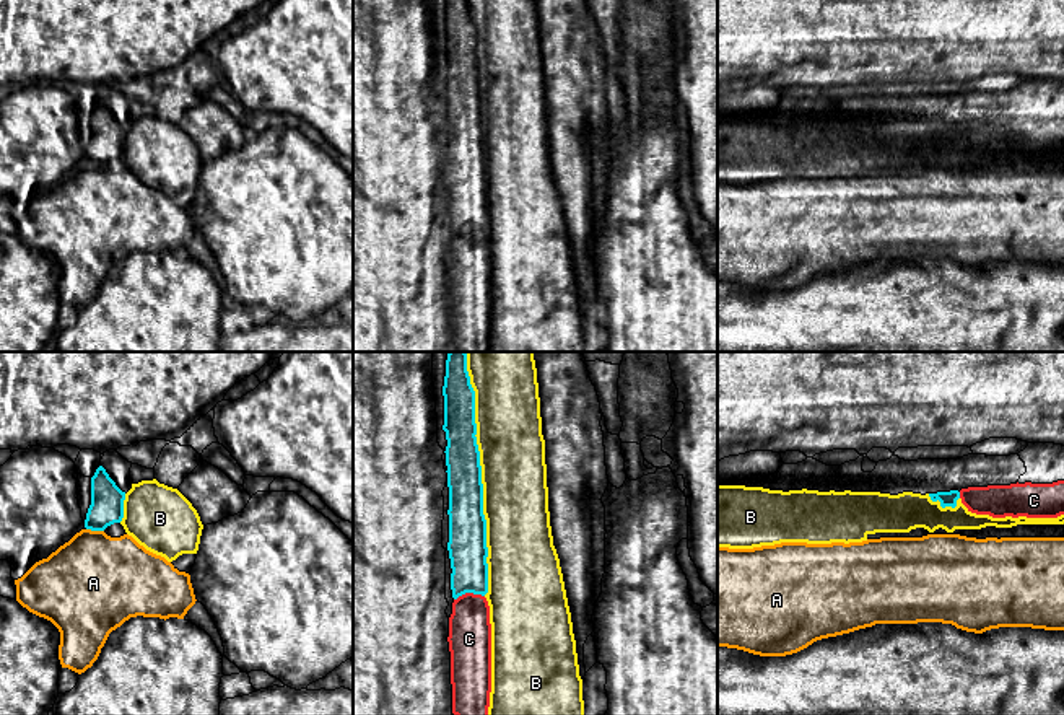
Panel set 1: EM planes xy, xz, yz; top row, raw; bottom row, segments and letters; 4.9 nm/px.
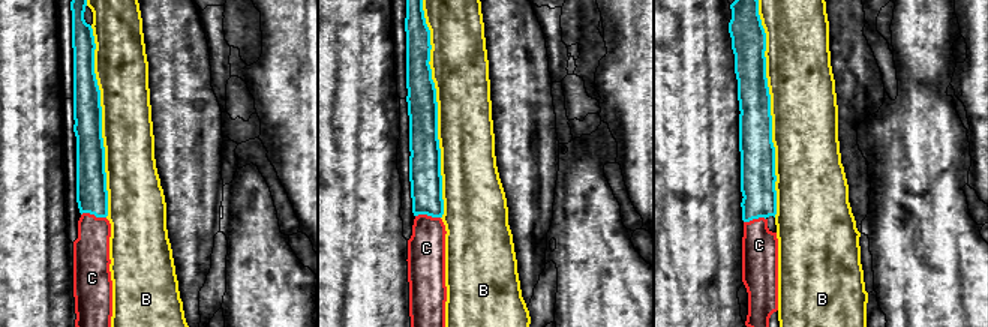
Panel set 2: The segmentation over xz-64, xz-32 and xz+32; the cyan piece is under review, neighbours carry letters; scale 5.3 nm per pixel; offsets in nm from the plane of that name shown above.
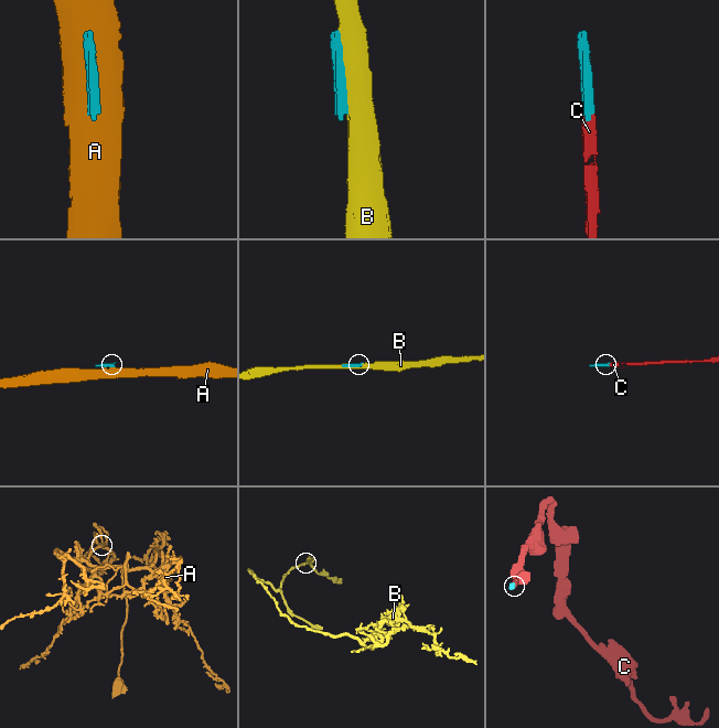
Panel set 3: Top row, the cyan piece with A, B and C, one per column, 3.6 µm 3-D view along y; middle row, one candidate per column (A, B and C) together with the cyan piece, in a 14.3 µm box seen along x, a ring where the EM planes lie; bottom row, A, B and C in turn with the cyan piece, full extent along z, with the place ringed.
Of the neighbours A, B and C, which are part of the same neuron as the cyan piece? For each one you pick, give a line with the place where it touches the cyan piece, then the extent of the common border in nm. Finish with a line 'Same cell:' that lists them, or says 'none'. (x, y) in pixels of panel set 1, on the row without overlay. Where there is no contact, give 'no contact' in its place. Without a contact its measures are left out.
C: contact xz (469, 227); length 150 nm
Same cell: C

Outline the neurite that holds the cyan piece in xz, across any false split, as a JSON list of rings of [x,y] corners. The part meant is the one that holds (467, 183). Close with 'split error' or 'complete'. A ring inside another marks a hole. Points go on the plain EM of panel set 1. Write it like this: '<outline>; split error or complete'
[[[446,0],[443,21],[446,67],[446,101],[449,122],[449,194],[452,249],[449,252],[449,287],[452,349],[456,352],[488,352],[491,327],[491,259],[488,228],[488,182],[486,155],[483,150],[483,119],[480,86],[477,80],[475,26],[470,20],[467,0]]]; split error

